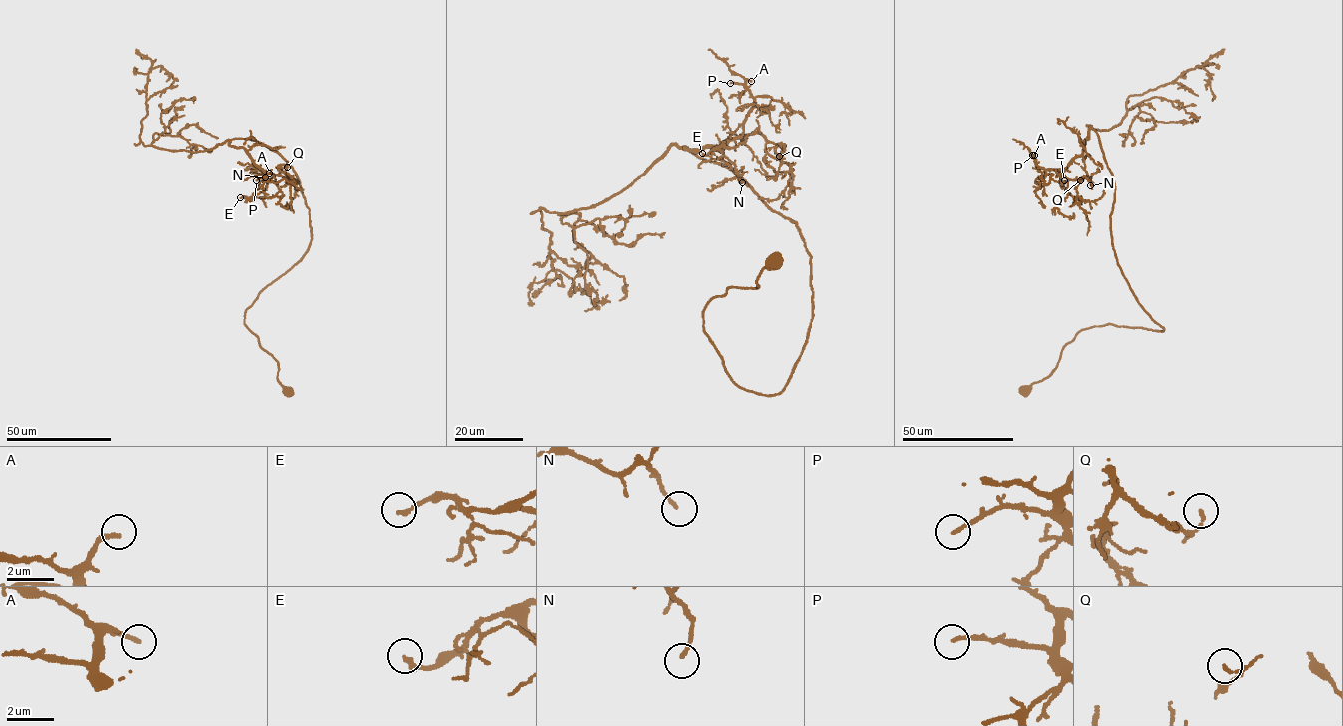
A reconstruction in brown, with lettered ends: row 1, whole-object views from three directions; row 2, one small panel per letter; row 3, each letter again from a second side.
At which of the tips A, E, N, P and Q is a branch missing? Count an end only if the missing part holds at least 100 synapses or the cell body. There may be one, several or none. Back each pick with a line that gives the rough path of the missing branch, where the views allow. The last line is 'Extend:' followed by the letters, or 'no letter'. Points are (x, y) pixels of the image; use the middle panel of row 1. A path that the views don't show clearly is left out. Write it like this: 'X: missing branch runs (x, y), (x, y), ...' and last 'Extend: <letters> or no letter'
Extend: no letter

